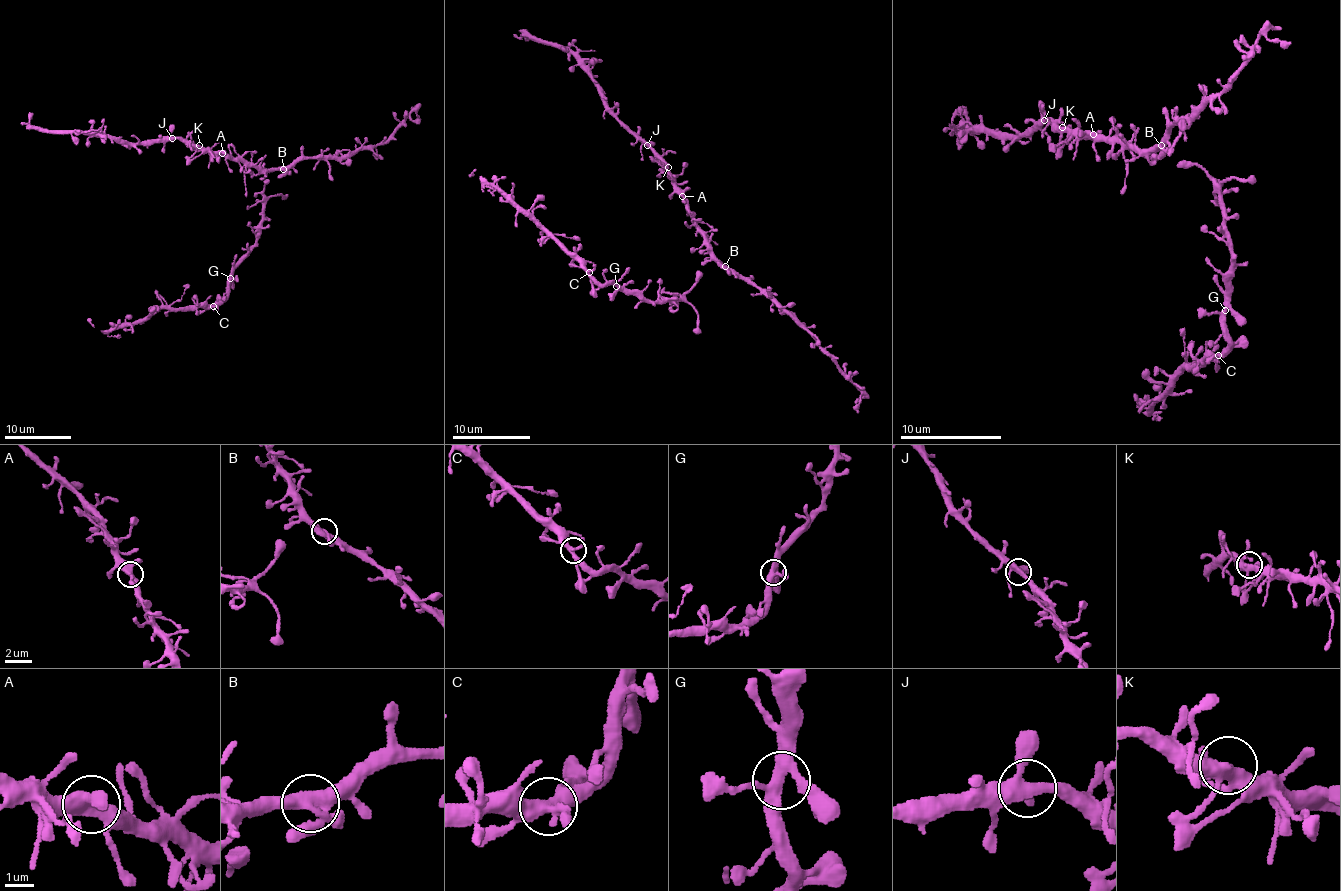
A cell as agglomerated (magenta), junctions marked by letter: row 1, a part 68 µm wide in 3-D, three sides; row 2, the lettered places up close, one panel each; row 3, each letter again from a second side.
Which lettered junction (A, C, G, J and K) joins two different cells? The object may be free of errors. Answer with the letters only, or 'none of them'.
none of them

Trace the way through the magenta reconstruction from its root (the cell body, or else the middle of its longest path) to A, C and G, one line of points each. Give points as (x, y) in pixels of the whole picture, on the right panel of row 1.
A: (1168, 152), (1129, 148), (1120, 142), (1106, 143), (1098, 141), (1093, 135)
C: (1168, 152), (1178, 165), (1196, 165), (1206, 173), (1219, 195), (1232, 262), (1225, 303), (1229, 341), (1218, 355)
G: (1168, 152), (1178, 165), (1196, 165), (1206, 173), (1219, 195), (1232, 262), (1225, 310)

